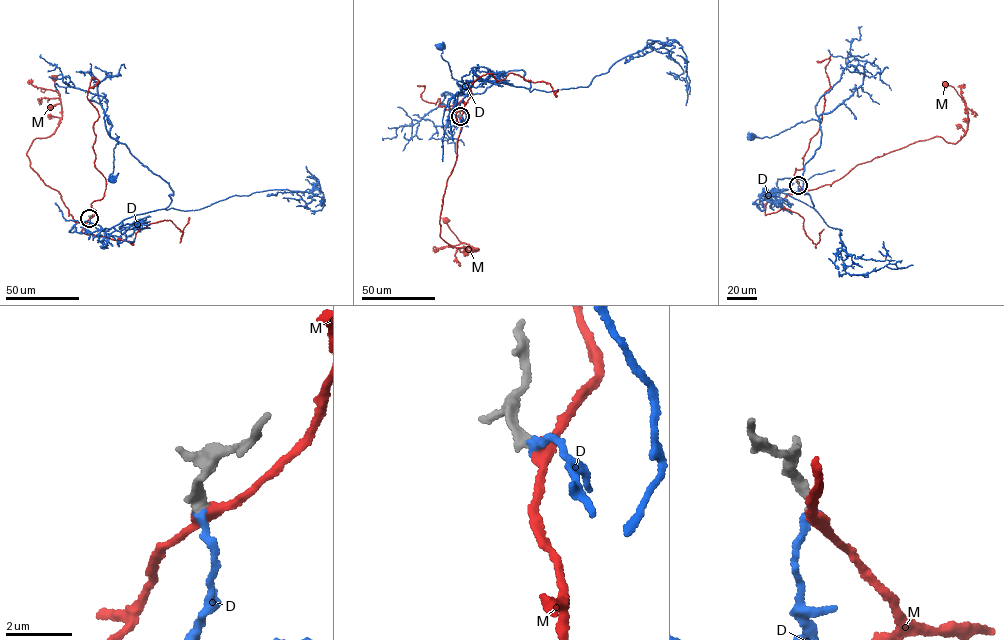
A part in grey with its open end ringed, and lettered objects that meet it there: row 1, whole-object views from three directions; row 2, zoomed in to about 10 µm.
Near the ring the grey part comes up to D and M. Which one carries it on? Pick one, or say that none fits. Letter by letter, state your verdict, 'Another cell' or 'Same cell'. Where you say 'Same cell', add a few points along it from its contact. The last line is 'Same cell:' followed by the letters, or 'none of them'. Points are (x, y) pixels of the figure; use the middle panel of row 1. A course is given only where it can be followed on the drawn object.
D: Same cell. Its course: (460, 116), (471, 81), (530, 85), (521, 69), (510, 70), (482, 93), (461, 95), (440, 47)
M: Another cell
Same cell: D

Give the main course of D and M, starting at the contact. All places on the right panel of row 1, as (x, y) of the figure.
D: (798, 185), (800, 193), (768, 196), (779, 191), (812, 207), (802, 174), (820, 145), (820, 122), (751, 136)
M: (798, 185), (831, 184), (859, 164), (937, 136), (954, 143), (966, 133), (967, 110), (944, 84)

